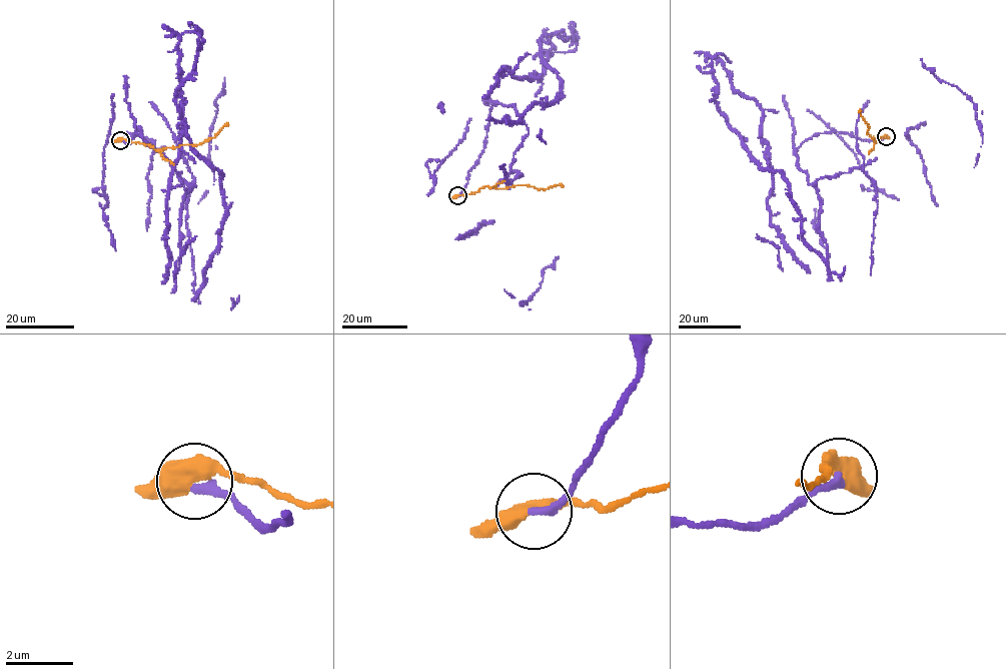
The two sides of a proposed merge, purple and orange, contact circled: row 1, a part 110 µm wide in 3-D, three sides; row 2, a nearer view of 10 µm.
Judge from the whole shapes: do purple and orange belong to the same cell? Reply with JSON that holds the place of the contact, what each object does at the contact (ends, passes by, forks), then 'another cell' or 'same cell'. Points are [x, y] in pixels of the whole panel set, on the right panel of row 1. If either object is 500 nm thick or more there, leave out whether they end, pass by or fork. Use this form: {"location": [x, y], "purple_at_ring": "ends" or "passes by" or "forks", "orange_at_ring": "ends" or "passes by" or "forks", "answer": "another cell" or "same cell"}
{"location": [886, 136], "answer": "another cell"}

